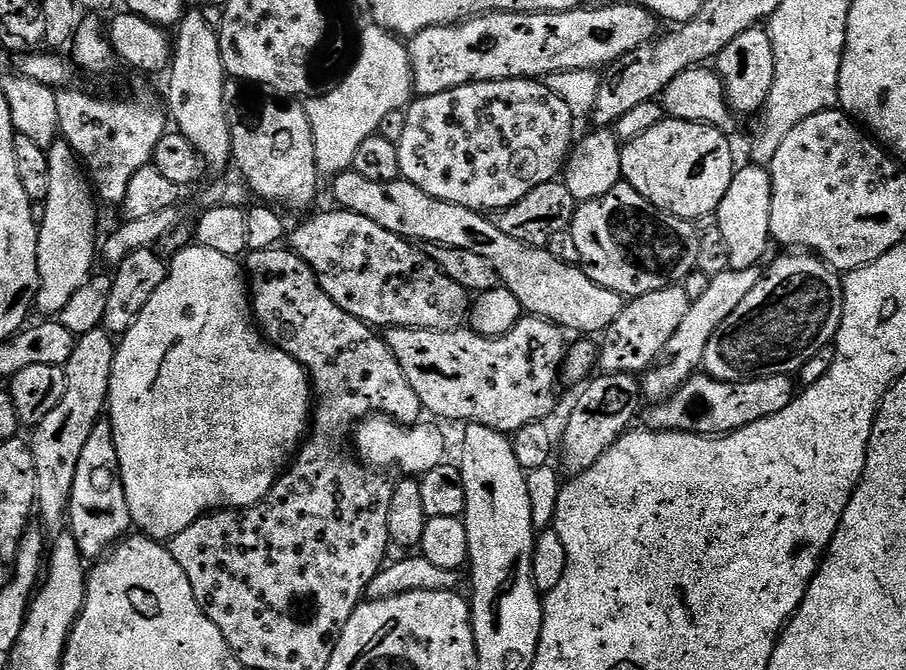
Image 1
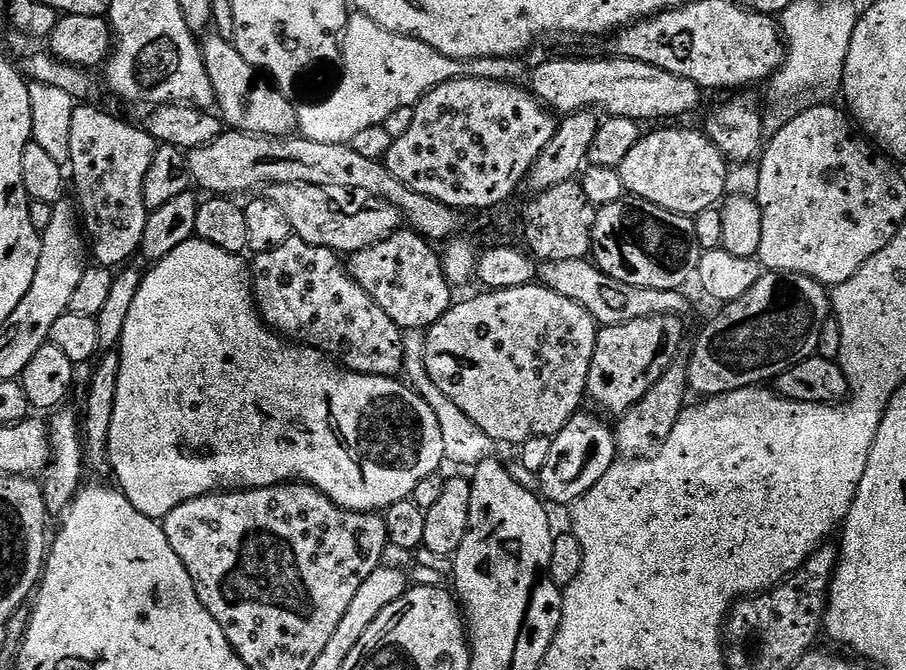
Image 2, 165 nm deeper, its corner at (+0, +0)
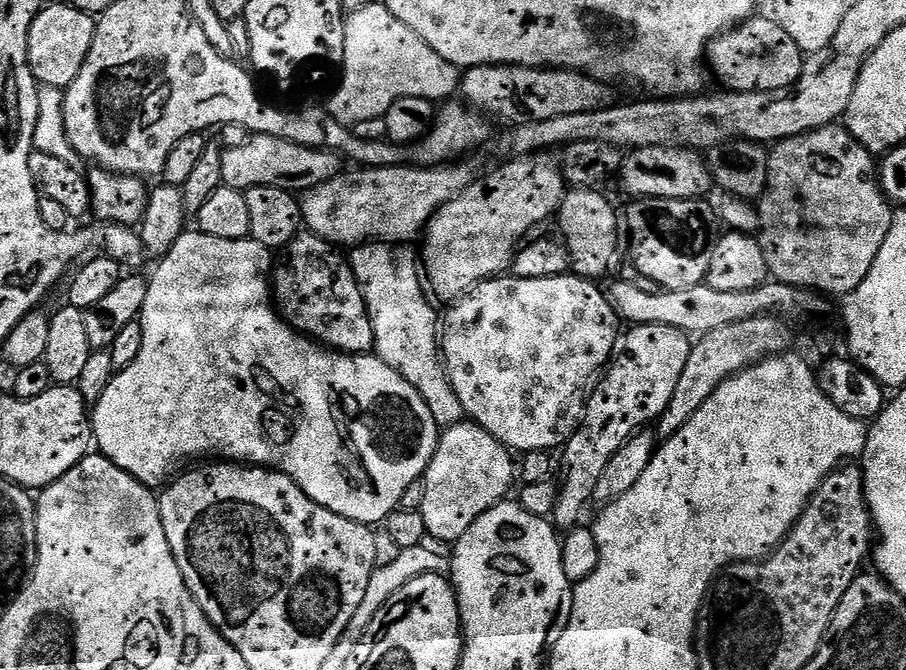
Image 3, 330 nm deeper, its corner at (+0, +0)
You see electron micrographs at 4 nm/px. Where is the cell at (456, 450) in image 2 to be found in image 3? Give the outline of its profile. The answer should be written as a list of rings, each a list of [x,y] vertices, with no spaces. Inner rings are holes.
[[[369,242],[353,247],[350,252],[352,272],[356,275],[360,289],[364,291],[364,301],[372,315],[372,325],[376,334],[375,355],[379,356],[382,362],[386,362],[386,366],[400,372],[402,378],[406,378],[406,382],[410,382],[410,386],[414,386],[414,390],[422,394],[426,406],[430,406],[430,414],[434,414],[434,422],[440,425],[441,429],[452,428],[465,419],[466,413],[458,394],[454,394],[454,386],[448,377],[447,368],[444,367],[442,320],[441,317],[440,320],[436,317],[437,305],[430,299],[422,283],[422,268],[418,263],[417,253],[415,256],[408,248],[411,247],[397,246],[392,242]]]

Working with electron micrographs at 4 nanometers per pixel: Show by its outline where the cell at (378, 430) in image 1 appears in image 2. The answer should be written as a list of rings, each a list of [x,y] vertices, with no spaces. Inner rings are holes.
[[[193,238],[182,242],[182,246],[177,246],[176,249],[170,250],[170,254],[166,254],[166,258],[155,261],[149,267],[152,269],[149,272],[145,271],[143,273],[138,286],[138,294],[134,294],[134,302],[130,305],[130,314],[126,317],[126,330],[122,330],[122,338],[118,345],[120,353],[118,394],[114,398],[114,422],[110,424],[110,438],[108,439],[110,472],[116,475],[117,481],[115,480],[115,483],[120,491],[124,493],[124,497],[130,502],[130,506],[134,506],[134,510],[142,510],[142,514],[146,514],[152,520],[163,521],[164,517],[170,514],[170,510],[178,510],[178,506],[182,506],[182,502],[190,502],[199,496],[207,496],[213,492],[243,490],[245,488],[275,488],[277,484],[285,482],[309,484],[312,488],[320,491],[326,498],[330,498],[338,506],[342,506],[351,512],[375,512],[380,514],[387,510],[394,502],[402,502],[409,499],[414,486],[418,486],[418,482],[422,482],[422,478],[437,475],[441,471],[440,464],[443,465],[445,463],[444,451],[442,450],[442,429],[438,427],[438,418],[434,418],[434,410],[430,410],[428,403],[416,393],[415,388],[409,386],[403,379],[349,372],[348,369],[339,367],[331,356],[325,356],[324,353],[316,348],[309,348],[302,344],[289,342],[285,337],[270,330],[268,325],[260,318],[260,310],[256,307],[256,297],[252,294],[252,273],[246,260],[244,264],[244,259],[243,255],[227,252],[226,250],[218,250],[218,246],[214,246],[210,242]]]

